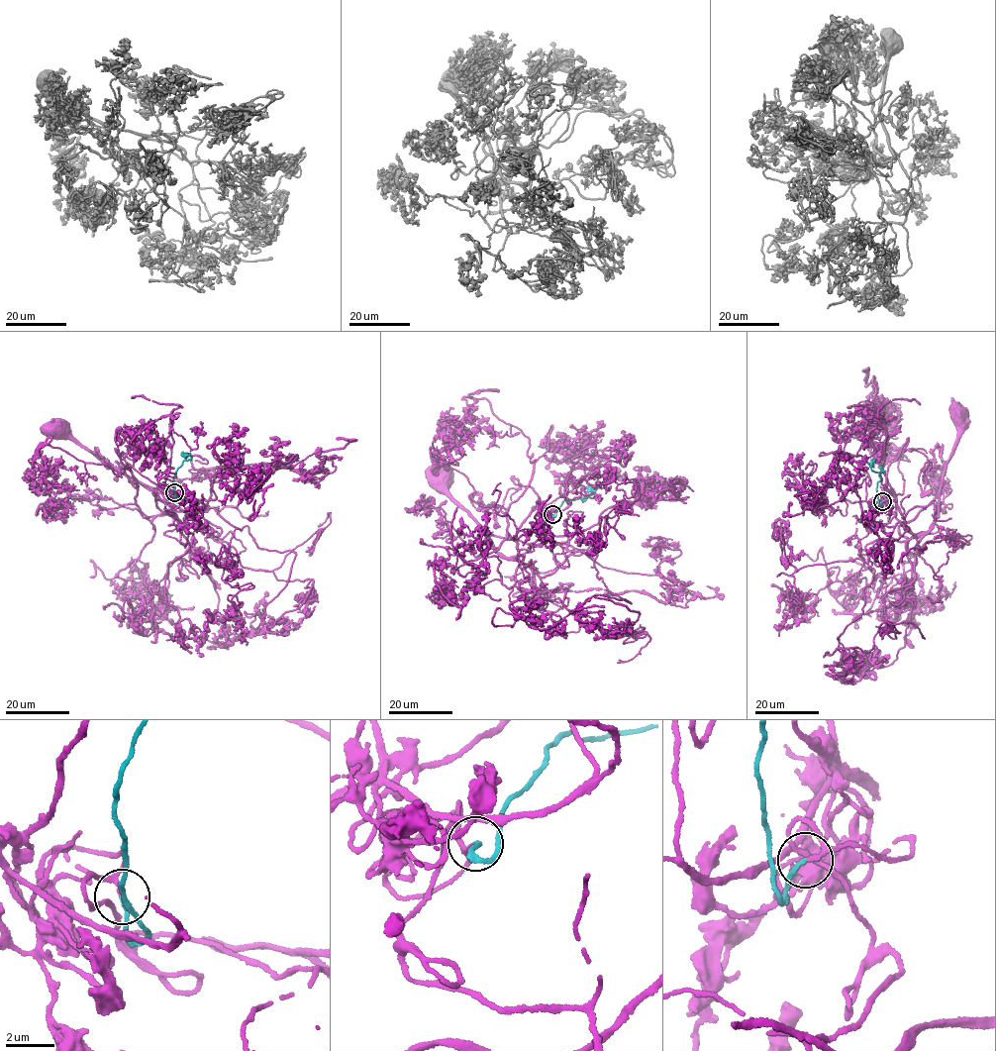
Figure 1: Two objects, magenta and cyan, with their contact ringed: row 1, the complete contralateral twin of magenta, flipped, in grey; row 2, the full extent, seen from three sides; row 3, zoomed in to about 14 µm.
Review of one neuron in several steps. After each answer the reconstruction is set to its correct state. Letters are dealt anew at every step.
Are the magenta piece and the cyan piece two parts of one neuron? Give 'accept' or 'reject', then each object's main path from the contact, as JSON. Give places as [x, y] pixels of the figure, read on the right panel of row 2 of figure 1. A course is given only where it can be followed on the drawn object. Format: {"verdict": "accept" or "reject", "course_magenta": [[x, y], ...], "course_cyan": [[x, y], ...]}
{"verdict": "accept", "course_magenta": [[882, 500], [895, 514], [883, 525], [889, 535], [939, 494], [960, 436], [957, 410]], "course_cyan": [[882, 500], [879, 506], [876, 485], [880, 476], [872, 470], [874, 459]]}

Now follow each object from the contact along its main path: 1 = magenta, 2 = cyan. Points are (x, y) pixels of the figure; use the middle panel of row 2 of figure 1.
1: (552, 514), (544, 531), (566, 536), (566, 548), (485, 533), (447, 495), (437, 472)
2: (552, 514), (555, 515), (565, 500), (592, 494), (593, 489), (587, 486)

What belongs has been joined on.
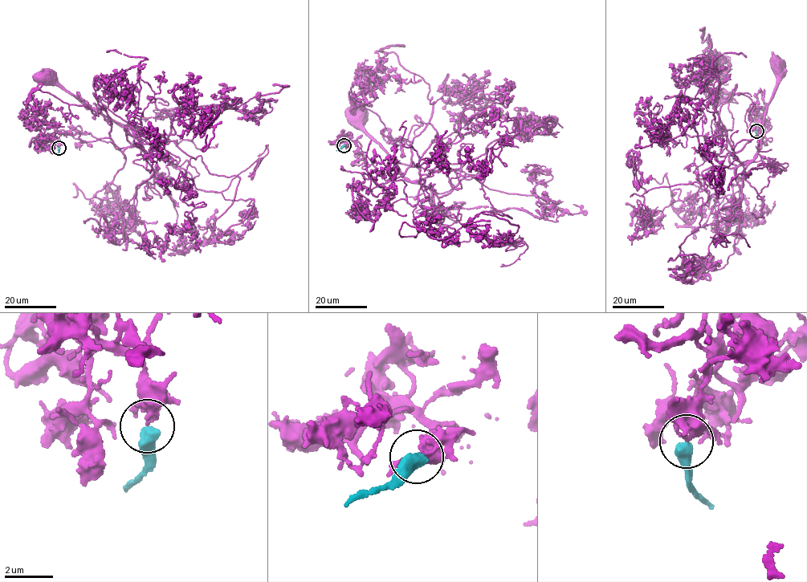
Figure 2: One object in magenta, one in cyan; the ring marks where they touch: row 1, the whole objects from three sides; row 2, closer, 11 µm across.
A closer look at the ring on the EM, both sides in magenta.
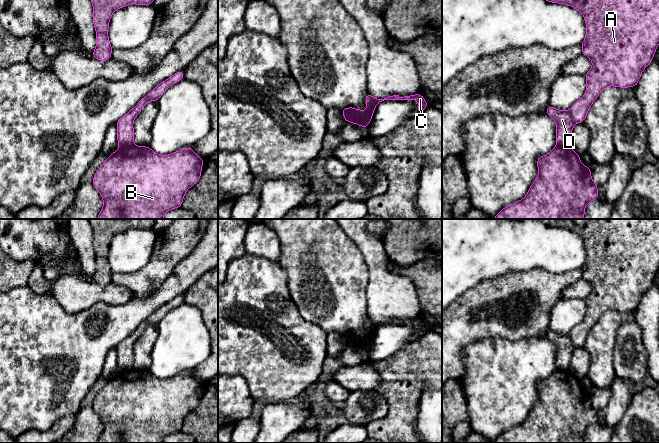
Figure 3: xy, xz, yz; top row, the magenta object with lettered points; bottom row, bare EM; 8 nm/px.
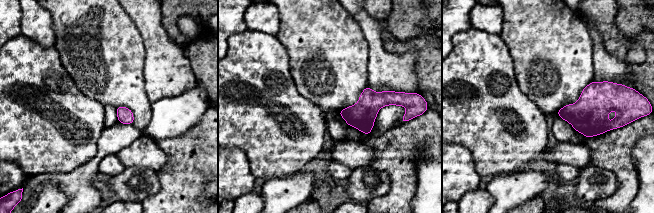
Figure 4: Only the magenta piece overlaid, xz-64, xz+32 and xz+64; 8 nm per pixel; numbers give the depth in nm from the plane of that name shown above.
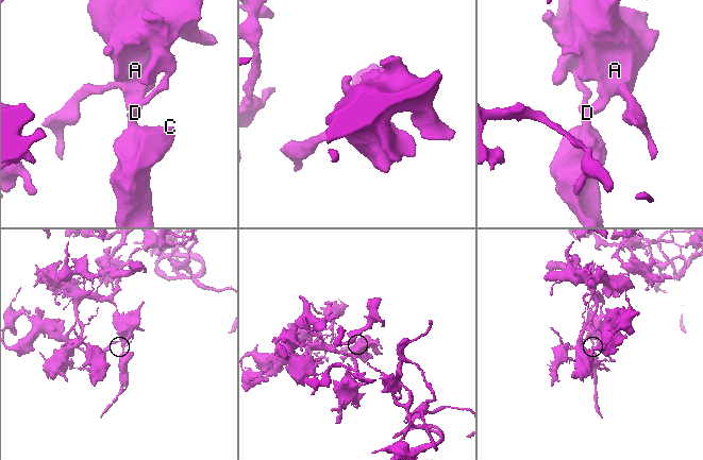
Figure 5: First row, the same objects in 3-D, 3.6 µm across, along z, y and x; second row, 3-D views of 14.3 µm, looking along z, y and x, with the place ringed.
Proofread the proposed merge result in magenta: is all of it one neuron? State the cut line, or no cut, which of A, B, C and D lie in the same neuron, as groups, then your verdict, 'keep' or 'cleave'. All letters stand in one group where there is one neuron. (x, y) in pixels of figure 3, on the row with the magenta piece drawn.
cut in xy along (133, 143), (119, 147); A D / B C; cleave

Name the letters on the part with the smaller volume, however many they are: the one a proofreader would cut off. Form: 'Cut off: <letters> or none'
Cut off: B, C

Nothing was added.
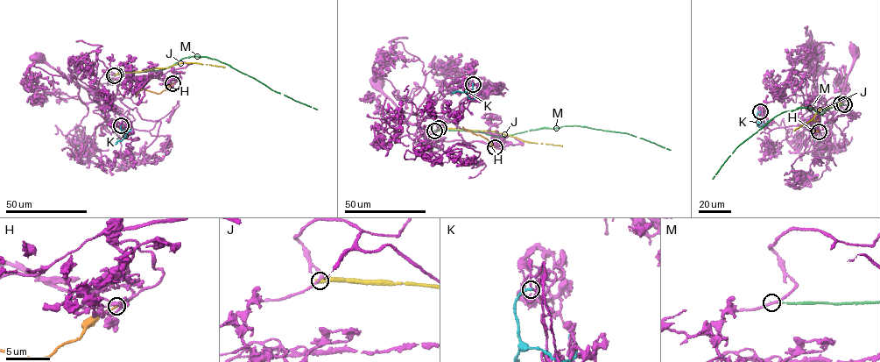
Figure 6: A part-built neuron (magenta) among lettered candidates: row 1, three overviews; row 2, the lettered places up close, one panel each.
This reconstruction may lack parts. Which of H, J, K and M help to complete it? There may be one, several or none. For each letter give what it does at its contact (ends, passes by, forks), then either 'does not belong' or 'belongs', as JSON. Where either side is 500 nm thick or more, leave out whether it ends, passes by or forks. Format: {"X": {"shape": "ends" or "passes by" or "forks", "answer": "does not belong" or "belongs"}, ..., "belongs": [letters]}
{"H": {"shape": "ends", "answer": "does not belong"}, "J": {"shape": "ends", "answer": "does not belong"}, "K": {"shape": "ends", "answer": "does not belong"}, "M": {"shape": "ends", "answer": "does not belong"}, "belongs": []}

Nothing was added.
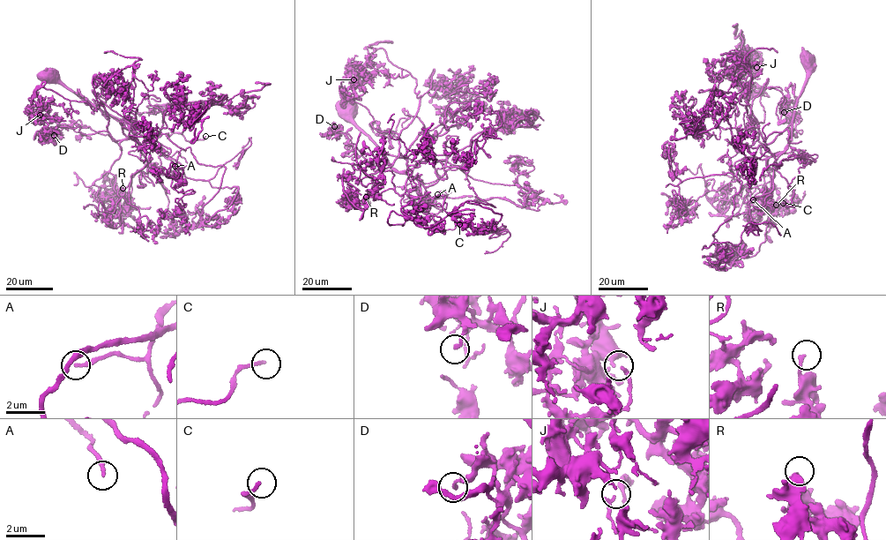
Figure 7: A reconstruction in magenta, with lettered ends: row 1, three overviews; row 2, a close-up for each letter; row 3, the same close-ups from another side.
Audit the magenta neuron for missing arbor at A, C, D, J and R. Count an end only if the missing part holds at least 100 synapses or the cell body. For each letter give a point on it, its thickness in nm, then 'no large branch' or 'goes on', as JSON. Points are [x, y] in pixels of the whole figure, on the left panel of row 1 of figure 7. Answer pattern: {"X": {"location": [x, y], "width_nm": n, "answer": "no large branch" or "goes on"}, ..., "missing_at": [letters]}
{"A": {"location": [174, 166], "width_nm": 190, "answer": "goes on"}, "C": {"location": [205, 136], "width_nm": 160, "answer": "goes on"}, "D": {"location": [54, 135], "width_nm": 150, "answer": "no large branch"}, "J": {"location": [40, 115], "width_nm": 190, "answer": "no large branch"}, "R": {"location": [122, 188], "width_nm": 160, "answer": "no large branch"}, "missing_at": ["A", "C"]}

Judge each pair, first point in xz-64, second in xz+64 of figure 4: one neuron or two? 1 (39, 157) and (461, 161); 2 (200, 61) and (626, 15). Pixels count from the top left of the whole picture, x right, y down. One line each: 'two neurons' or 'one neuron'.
1: two neurons
2: two neurons

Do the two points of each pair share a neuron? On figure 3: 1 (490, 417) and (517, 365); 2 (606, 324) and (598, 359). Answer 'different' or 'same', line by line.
1: same
2: same

